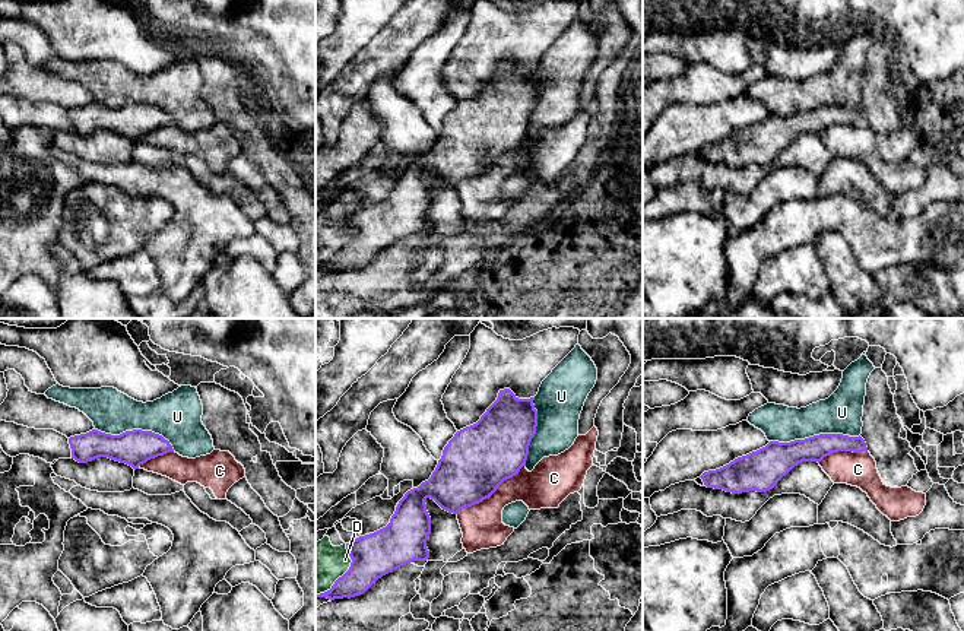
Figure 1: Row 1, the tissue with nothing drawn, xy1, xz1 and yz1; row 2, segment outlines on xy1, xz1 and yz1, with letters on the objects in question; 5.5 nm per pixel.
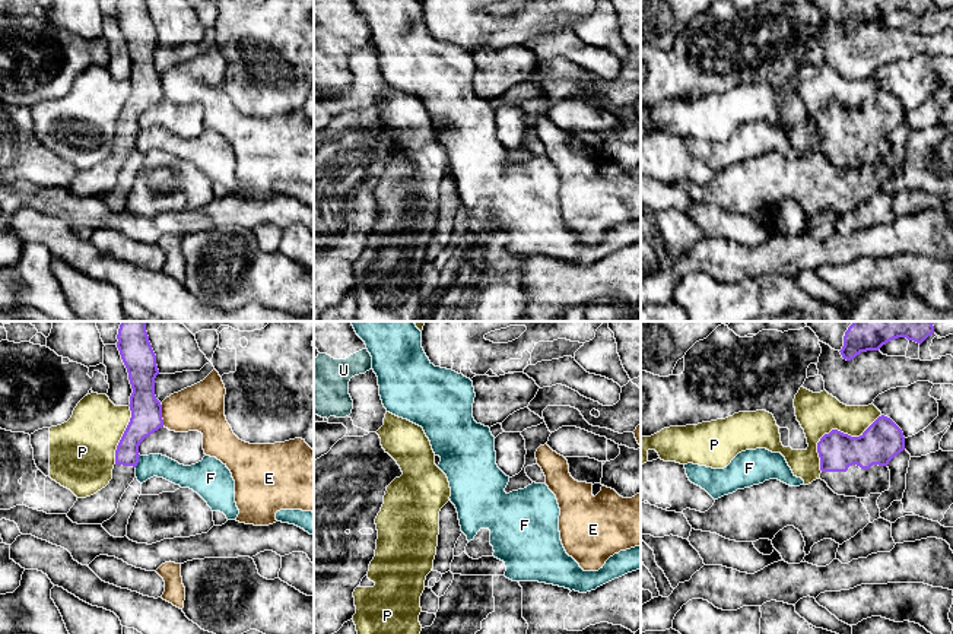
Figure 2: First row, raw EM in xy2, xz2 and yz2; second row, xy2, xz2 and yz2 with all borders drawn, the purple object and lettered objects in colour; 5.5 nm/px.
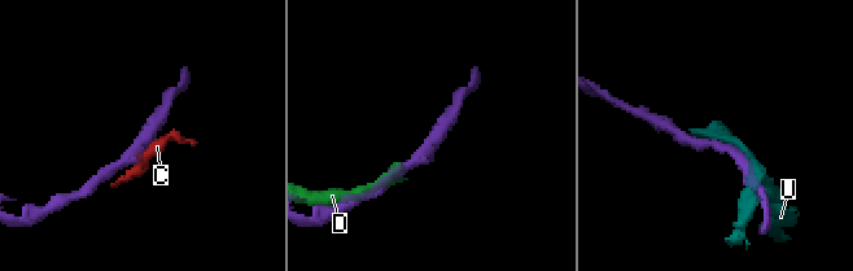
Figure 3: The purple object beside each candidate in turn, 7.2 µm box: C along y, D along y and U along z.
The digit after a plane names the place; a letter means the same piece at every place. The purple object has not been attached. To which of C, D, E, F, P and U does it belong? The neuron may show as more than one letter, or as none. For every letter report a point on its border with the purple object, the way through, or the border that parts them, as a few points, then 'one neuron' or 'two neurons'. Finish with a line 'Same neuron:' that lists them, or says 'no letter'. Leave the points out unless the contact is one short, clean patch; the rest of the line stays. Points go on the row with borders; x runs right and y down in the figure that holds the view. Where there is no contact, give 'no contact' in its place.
C: contact xz1 (490, 495); two neurons
D: contact xz1 (345, 573); two neurons
E: contact xy2 (161, 415); two neurons
F: contact xy2 (137, 462); border xy2 (140, 456), (134, 466); two neurons
P: contact yz2 (835, 430); two neurons
U: contact yz1 (814, 436); two neurons
Same neuron: no letter

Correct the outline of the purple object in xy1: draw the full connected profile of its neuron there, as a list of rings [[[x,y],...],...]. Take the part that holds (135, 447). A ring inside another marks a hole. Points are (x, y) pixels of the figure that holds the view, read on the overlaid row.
[[[92,429],[69,438],[72,459],[88,463],[98,457],[126,463],[134,470],[150,459],[174,451],[162,435],[152,431],[133,429],[111,435]]]

